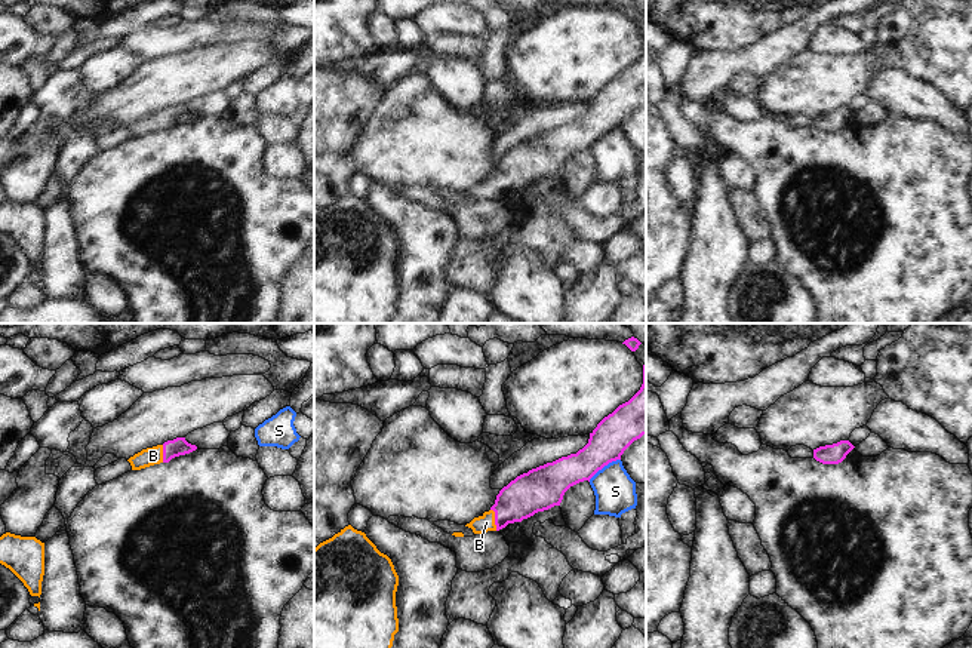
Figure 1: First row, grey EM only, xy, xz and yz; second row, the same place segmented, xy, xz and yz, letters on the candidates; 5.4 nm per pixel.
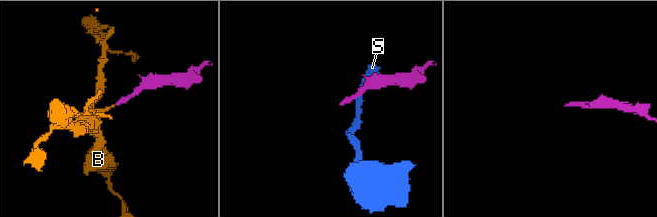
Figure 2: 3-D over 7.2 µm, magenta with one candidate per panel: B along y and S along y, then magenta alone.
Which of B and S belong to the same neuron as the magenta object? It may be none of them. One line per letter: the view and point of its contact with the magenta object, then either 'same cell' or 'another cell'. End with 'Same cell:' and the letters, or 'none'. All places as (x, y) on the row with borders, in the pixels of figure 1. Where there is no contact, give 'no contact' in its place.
B: contact xz (495, 519); same cell
S: contact xz (603, 466); another cell
Same cell: B

